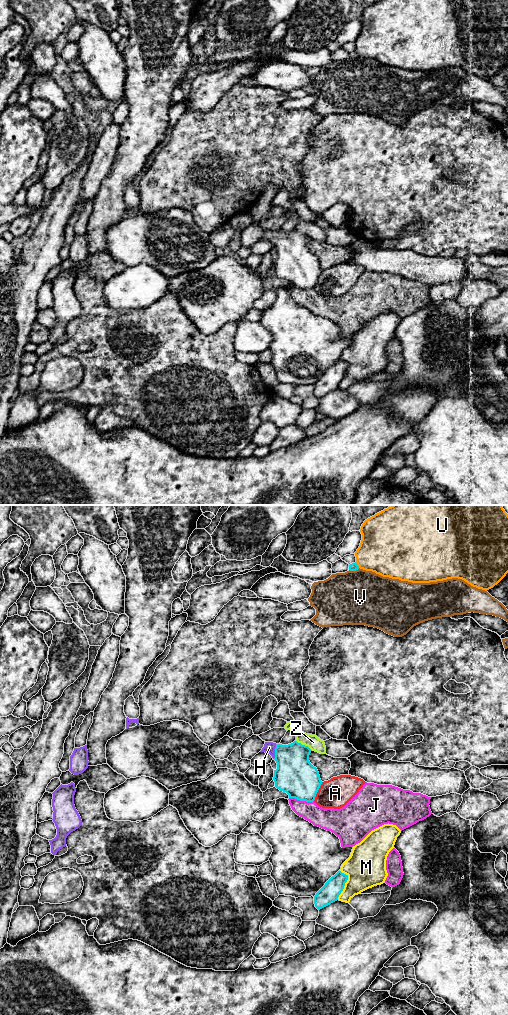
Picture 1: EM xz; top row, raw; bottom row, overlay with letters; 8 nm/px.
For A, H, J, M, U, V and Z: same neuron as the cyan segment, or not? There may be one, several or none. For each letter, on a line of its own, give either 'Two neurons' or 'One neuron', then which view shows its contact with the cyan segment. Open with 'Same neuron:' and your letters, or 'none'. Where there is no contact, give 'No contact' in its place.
Same neuron: H
A: Two neurons. Touches cyan in xz
H: One neuron. Touches cyan in xz
J: Two neurons. Touches cyan in xz
M: Two neurons. Touches cyan in xz
U: Two neurons. Touches cyan in xz
V: Two neurons. Touches cyan in xz
Z: Two neurons. Touches cyan in xz

